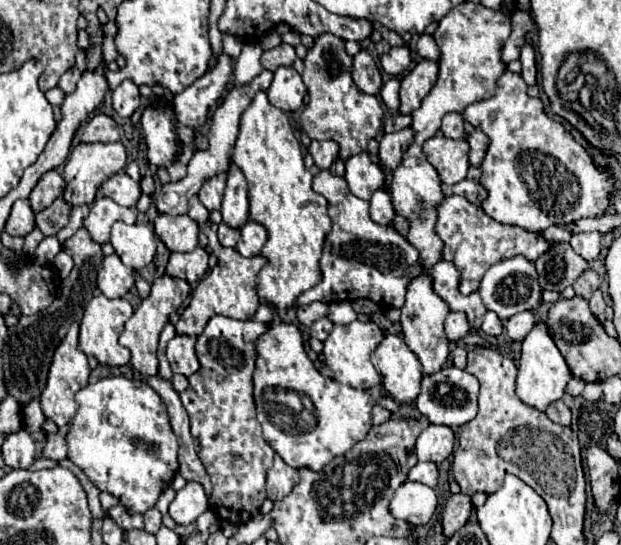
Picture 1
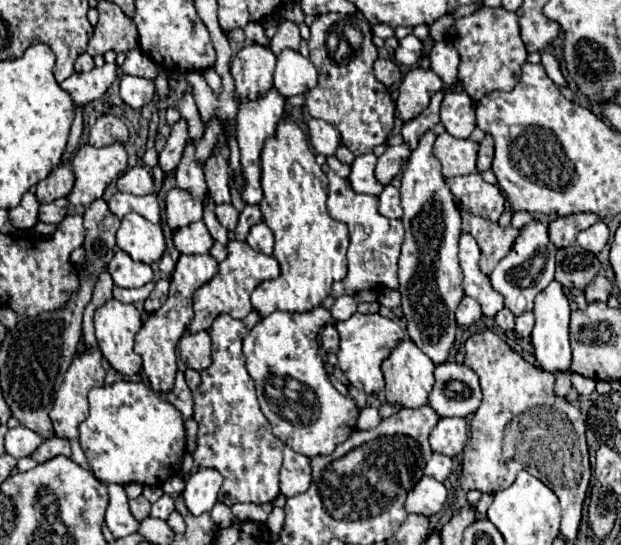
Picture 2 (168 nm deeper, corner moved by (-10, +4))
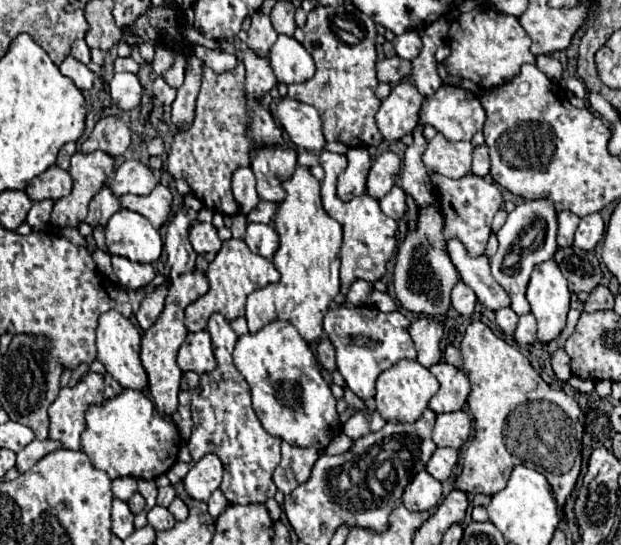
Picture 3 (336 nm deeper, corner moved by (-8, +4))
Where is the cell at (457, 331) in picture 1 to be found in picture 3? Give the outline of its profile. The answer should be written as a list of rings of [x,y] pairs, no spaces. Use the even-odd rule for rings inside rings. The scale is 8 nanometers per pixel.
[[[458,281],[452,289],[452,307],[462,315],[472,315],[474,305],[476,305],[474,291],[464,281]]]

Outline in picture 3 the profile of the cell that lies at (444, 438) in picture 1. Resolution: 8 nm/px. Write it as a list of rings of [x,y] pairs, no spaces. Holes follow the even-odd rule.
[[[454,411],[454,413],[444,413],[438,415],[436,425],[434,425],[434,443],[438,447],[452,447],[460,449],[472,431],[472,419],[468,417],[466,411]]]

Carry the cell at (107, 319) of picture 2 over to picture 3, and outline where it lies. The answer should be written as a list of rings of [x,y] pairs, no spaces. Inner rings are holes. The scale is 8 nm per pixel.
[[[108,311],[100,315],[98,321],[98,337],[96,337],[96,349],[98,349],[98,361],[106,367],[106,371],[124,387],[124,389],[148,389],[148,375],[140,363],[140,331],[134,327],[134,323],[126,317],[122,317],[118,311]]]

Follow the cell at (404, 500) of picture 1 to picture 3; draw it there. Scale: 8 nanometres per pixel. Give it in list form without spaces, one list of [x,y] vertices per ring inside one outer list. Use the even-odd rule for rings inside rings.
[[[428,471],[418,473],[410,485],[404,489],[402,503],[410,511],[428,511],[438,505],[442,497],[442,485]]]

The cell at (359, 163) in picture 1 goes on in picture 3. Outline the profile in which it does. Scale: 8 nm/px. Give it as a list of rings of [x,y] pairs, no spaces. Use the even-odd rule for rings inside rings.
[[[350,147],[346,151],[346,157],[348,167],[338,175],[338,189],[336,189],[336,195],[342,201],[350,201],[366,193],[366,177],[372,165],[366,147]]]

